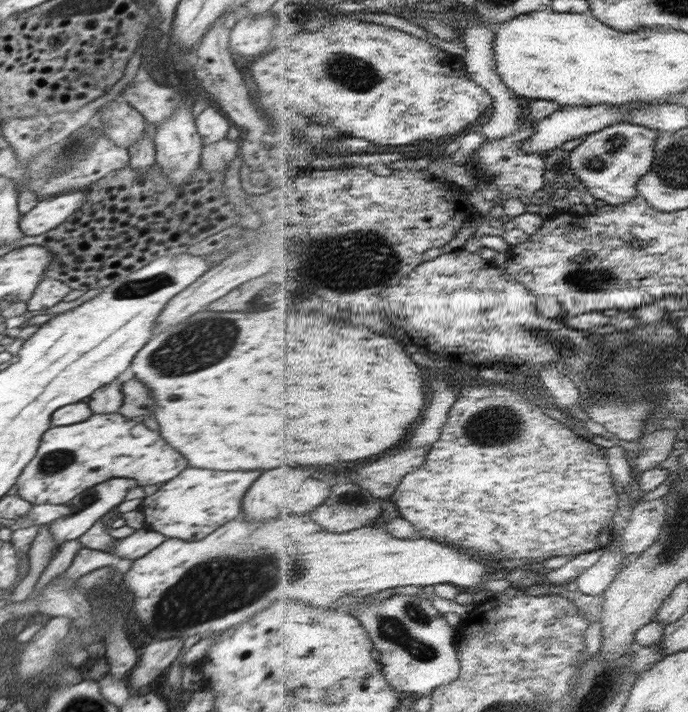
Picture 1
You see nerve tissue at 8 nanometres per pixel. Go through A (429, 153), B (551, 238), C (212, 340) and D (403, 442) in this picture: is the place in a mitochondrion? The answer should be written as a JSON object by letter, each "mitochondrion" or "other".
{"A":"other","B":"other","C":"mitochondrion","D":"other"}

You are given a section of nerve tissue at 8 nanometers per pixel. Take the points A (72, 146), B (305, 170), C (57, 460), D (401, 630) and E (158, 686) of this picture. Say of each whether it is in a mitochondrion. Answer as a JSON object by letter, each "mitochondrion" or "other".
{"A":"other","B":"other","C":"mitochondrion","D":"mitochondrion","E":"other"}

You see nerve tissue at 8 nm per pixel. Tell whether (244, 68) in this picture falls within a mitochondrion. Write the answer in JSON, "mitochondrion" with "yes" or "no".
{"mitochondrion":"no"}

